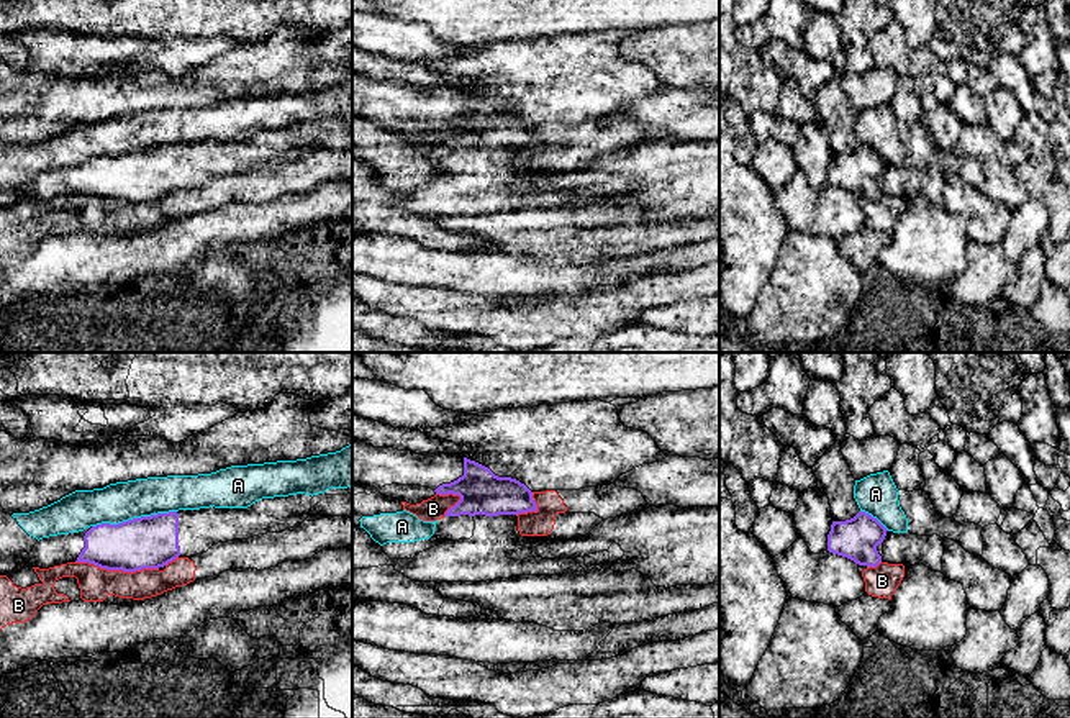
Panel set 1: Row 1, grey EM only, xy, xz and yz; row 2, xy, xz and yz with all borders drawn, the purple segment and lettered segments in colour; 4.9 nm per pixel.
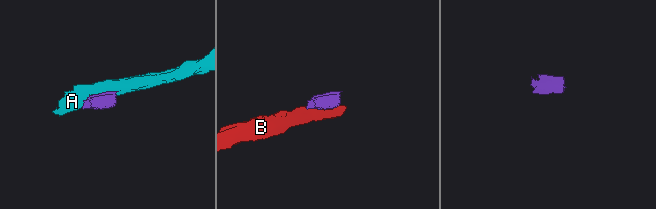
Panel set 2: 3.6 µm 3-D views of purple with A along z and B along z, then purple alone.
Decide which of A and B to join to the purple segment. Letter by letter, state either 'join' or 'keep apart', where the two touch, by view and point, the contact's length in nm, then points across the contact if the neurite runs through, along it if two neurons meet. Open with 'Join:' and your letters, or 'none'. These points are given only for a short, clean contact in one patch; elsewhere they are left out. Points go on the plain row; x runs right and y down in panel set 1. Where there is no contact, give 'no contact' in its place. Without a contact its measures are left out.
Join: none
A: keep apart; contact xy (133, 151); length 420 nm
B: keep apart; contact xy (117, 202); length 400 nm; border xy (76, 194), (86, 194), (107, 202), (158, 202)

